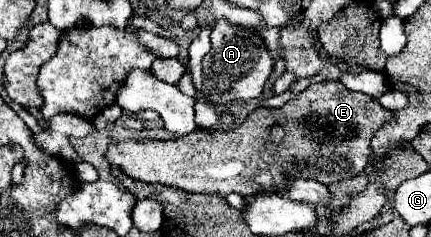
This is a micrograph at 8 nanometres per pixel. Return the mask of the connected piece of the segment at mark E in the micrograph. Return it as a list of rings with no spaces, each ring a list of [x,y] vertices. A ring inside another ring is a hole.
[[[325,80],[311,84],[281,108],[253,110],[235,130],[197,128],[183,138],[165,142],[111,142],[105,160],[141,182],[157,182],[187,192],[221,196],[237,192],[251,196],[267,190],[283,190],[289,176],[305,176],[323,184],[357,176],[365,170],[369,140],[381,120],[385,120],[385,108],[375,98],[351,92],[337,80]],[[275,124],[281,124],[285,130],[285,140],[279,146],[267,142],[267,134]]]

